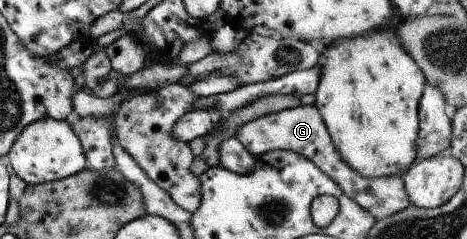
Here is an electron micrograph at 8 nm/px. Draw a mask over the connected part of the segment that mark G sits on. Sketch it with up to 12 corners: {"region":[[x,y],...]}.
{"region":[[315,104],[263,115],[235,137],[254,156],[309,159],[376,220],[412,204],[402,175],[343,161]]}

